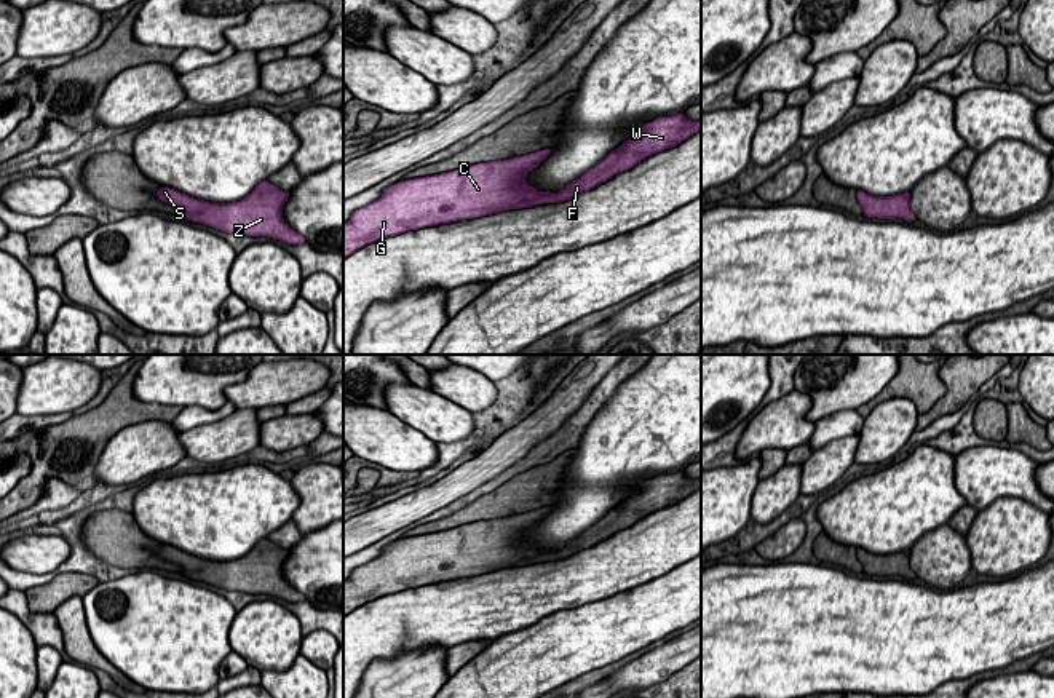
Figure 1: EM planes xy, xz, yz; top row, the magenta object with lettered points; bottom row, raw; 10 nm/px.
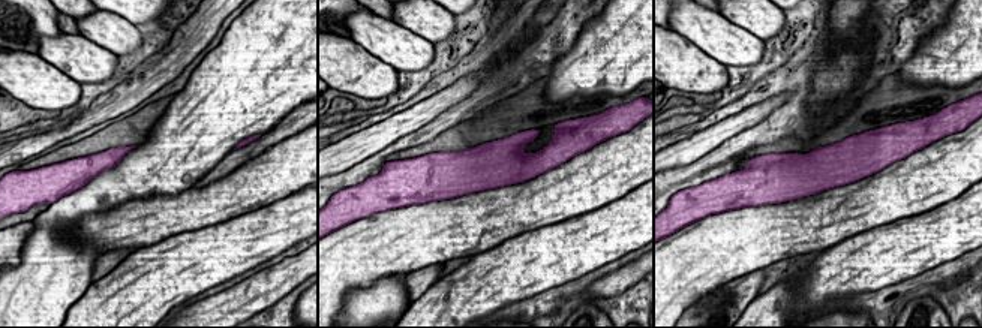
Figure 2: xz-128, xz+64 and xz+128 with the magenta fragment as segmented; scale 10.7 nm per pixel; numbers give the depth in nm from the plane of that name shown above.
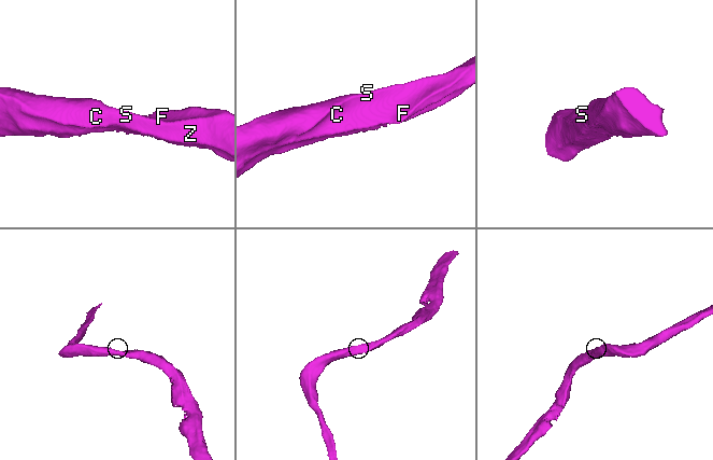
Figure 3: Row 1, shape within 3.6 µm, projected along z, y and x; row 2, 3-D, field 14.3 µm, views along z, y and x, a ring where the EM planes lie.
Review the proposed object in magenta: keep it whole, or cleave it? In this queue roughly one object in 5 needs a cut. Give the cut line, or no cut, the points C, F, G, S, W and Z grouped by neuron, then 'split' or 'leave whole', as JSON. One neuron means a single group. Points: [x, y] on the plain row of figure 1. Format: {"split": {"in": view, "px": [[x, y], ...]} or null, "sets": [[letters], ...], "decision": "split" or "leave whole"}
{"split": null, "sets": [["C", "F", "G", "S", "W", "Z"]], "decision": "leave whole"}

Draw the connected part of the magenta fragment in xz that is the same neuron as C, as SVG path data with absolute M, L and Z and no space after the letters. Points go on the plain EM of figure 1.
M684 470L655 476L557 551L538 549L525 540L525 532L537 525L551 506L401 538L351 572L343 583L343 617L367 602L410 588L532 565L543 559L567 559L653 511L676 505L698 489L701 479L690 479Z

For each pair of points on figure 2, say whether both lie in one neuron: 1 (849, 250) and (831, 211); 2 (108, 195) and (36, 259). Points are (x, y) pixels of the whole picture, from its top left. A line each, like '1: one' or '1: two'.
1: two
2: one

